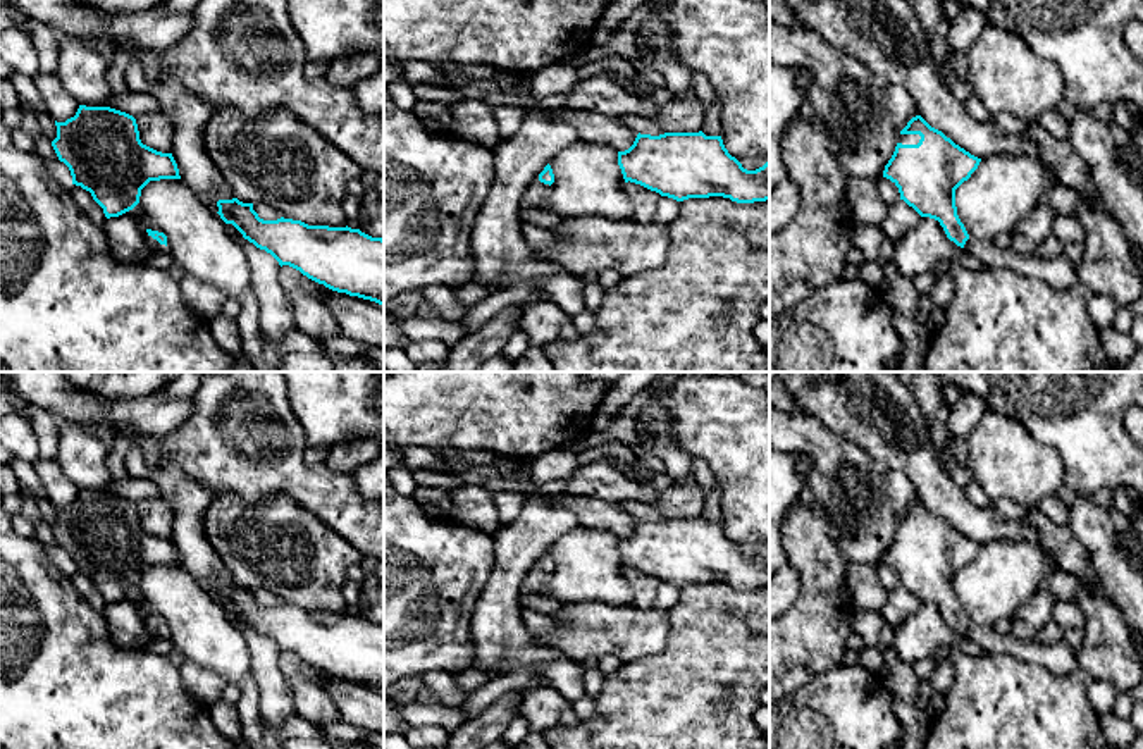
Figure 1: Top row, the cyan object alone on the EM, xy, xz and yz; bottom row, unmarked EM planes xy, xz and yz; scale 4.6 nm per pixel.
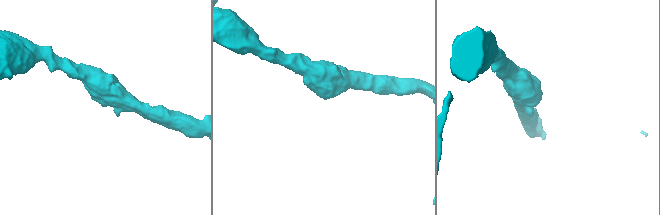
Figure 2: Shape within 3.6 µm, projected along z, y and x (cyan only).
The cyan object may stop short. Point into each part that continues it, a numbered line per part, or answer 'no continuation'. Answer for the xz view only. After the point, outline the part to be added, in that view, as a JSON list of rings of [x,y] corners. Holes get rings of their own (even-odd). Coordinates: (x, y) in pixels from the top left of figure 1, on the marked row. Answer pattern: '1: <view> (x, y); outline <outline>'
1: xz (539, 191); outline [[[535,181],[527,195],[527,203],[534,208],[544,210],[546,200],[549,196],[551,186]]]

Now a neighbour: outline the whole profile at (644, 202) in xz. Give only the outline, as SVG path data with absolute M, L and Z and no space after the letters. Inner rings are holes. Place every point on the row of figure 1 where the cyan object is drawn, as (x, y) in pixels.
M630 181L625 183L625 193L633 207L633 220L652 222L661 195Z

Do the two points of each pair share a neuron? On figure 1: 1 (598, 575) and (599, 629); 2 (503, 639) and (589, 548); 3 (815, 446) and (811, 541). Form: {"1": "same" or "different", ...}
{"1": "different", "2": "different", "3": "different"}

